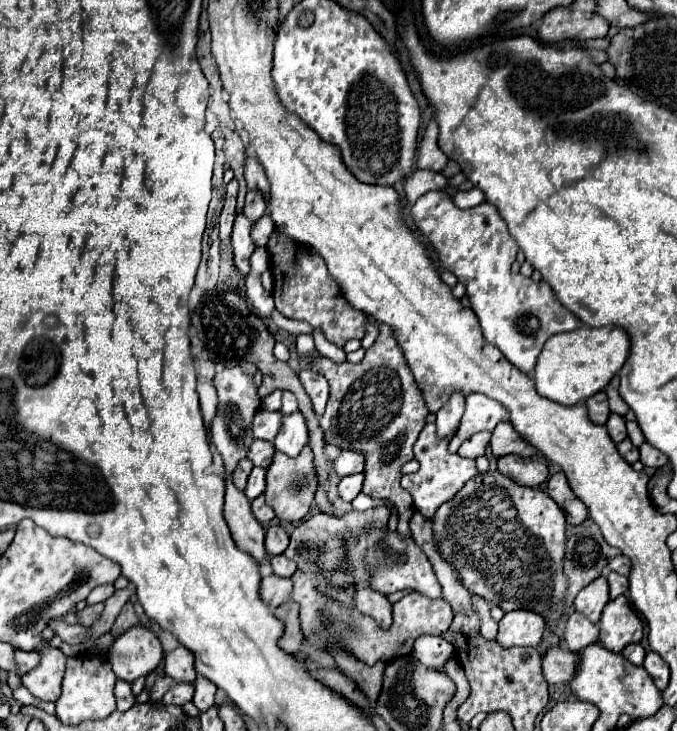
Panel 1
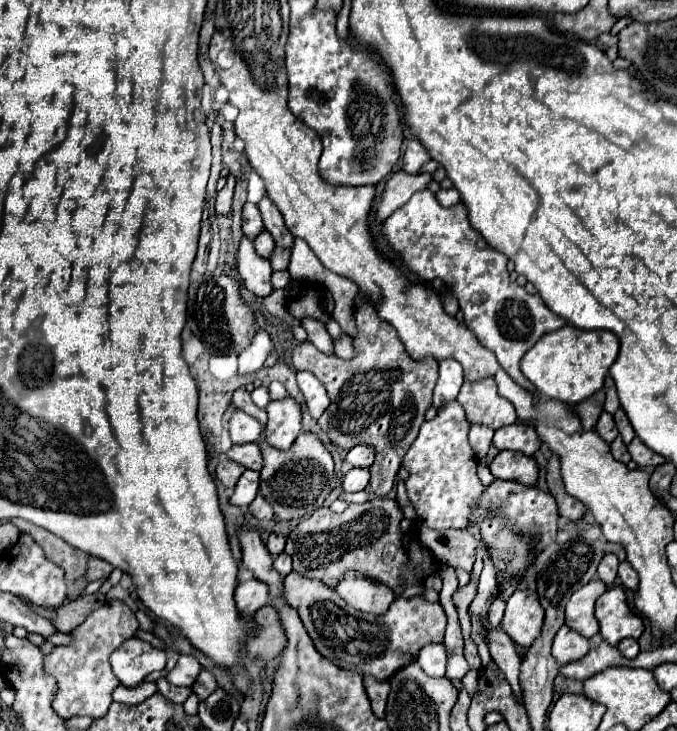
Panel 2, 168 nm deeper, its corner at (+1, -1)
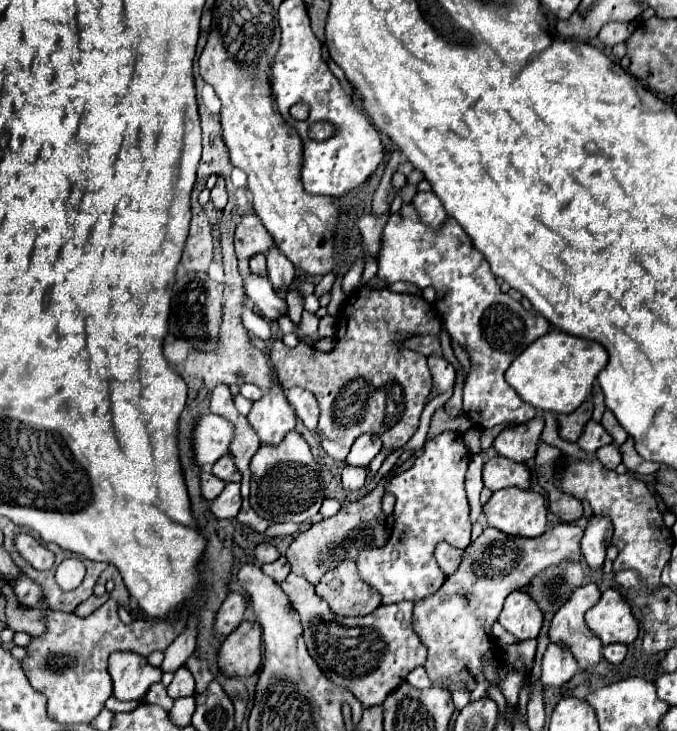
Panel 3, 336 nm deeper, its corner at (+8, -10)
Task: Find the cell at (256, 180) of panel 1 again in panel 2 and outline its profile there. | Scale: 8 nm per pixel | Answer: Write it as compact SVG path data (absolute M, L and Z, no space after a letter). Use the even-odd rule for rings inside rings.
M265 194L259 202L259 210L261 210L261 216L263 216L263 222L265 222L265 230L271 232L271 236L275 238L275 244L277 246L285 246L285 248L291 248L293 246L293 236L289 234L289 230L285 228L283 224L283 216L279 214L279 208L271 202L271 198Z

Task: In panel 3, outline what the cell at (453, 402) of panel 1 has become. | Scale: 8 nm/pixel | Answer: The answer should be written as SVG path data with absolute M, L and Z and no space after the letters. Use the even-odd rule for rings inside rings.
M430 355L428 357L428 367L430 367L432 379L434 379L434 387L438 387L440 393L444 393L446 389L450 389L454 385L456 371L446 361L446 357L442 357L442 355Z

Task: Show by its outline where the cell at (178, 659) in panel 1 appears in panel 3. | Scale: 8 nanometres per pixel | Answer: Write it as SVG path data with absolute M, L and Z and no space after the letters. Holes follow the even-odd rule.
M180 667L176 673L174 673L174 681L168 685L168 695L172 699L178 699L178 697L190 697L194 695L194 677L192 673L186 669L186 667Z

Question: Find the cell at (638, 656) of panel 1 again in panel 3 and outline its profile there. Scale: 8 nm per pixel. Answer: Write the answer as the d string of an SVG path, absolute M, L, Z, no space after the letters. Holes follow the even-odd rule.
M622 643L606 645L606 647L602 649L602 655L604 655L604 659L606 659L608 663L618 665L618 663L622 663L624 657L626 657L626 645L622 645Z

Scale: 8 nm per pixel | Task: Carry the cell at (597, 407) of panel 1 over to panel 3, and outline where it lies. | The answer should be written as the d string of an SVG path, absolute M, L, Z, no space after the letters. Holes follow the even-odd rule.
M588 397L574 413L568 415L558 415L558 435L566 441L576 441L584 429L584 425L590 421L592 417L592 399Z

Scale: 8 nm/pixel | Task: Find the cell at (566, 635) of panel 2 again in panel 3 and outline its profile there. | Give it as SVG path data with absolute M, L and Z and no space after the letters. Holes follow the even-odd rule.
M550 643L542 659L540 681L544 687L560 687L568 683L578 673L578 663L574 655L562 645Z

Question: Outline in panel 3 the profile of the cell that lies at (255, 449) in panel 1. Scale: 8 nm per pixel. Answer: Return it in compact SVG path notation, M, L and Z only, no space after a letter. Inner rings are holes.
M224 455L220 457L214 465L212 465L212 473L222 479L222 481L240 481L240 473L238 469L234 467L234 461L230 455Z

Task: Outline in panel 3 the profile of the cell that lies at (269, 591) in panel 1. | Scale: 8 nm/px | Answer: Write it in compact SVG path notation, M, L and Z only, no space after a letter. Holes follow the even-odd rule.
M228 593L228 597L224 599L224 603L216 613L214 633L218 637L230 635L242 623L244 611L246 611L246 599L240 593Z

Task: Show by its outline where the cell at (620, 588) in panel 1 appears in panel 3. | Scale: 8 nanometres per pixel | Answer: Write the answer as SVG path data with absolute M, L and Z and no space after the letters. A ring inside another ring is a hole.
M592 515L588 519L588 527L580 539L582 555L590 569L600 569L606 557L606 549L612 539L612 521L604 515Z

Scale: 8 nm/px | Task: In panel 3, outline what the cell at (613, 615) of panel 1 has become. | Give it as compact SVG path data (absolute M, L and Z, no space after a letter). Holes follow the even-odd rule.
M618 589L602 593L602 599L586 613L586 625L602 639L602 645L630 645L638 637L638 621Z

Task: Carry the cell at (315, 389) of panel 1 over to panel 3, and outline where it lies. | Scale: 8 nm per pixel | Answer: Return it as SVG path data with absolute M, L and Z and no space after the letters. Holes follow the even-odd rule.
M292 387L292 389L286 391L286 399L294 407L296 417L302 419L302 423L308 429L316 429L316 425L318 425L318 403L316 403L316 397L306 389Z

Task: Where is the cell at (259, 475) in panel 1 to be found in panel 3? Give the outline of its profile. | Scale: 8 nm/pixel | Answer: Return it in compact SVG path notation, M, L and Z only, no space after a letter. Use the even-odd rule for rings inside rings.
M226 483L224 491L212 501L210 511L218 519L234 519L240 511L242 497L240 497L240 483Z

